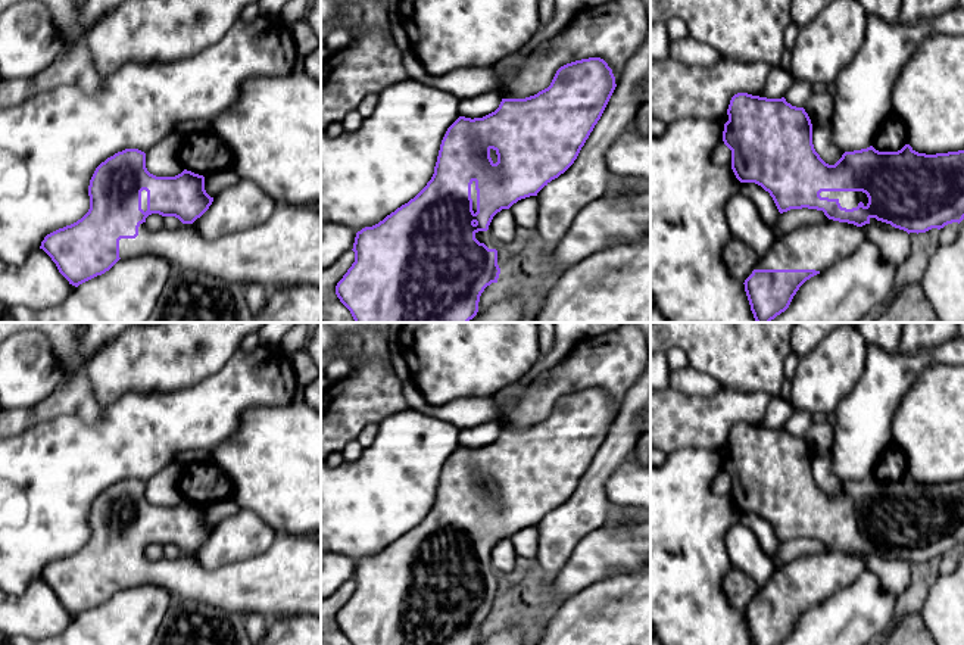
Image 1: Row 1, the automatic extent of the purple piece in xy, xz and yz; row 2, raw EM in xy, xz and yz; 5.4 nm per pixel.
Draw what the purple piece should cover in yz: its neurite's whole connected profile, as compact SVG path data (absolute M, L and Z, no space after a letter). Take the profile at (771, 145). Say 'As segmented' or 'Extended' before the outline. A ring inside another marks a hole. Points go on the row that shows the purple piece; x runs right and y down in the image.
Extended. M748 93L731 97L727 109L723 141L731 150L731 169L740 183L755 183L773 197L780 214L790 209L817 209L829 218L823 222L804 224L774 239L759 256L752 274L745 280L745 292L756 322L770 322L784 312L799 287L811 277L824 272L837 261L851 256L865 240L861 228L870 222L886 222L910 233L926 233L964 219L964 150L926 155L905 144L898 152L879 152L873 146L845 152L834 163L826 163L812 144L812 124L804 108L782 99L767 99Z

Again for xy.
Extended. M125 149L102 162L90 180L88 196L88 212L77 222L47 234L40 246L75 287L104 274L119 259L156 255L165 258L174 269L199 271L240 286L258 283L271 290L290 284L311 284L321 289L321 209L315 205L278 205L265 222L253 228L205 239L191 225L213 202L205 190L205 177L187 169L175 177L156 177L147 171L146 153L138 149ZM152 214L175 216L182 225L177 230L149 230L146 218Z

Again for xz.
Extended. M589 57L561 66L550 85L534 96L525 99L502 99L499 108L483 118L471 119L459 116L447 128L442 140L434 174L427 186L414 199L397 208L383 221L356 233L352 249L355 252L355 262L336 286L337 297L350 311L355 322L468 322L472 320L478 312L481 293L492 283L497 283L500 274L496 250L497 242L492 234L490 225L493 216L502 209L509 209L521 199L537 196L545 186L558 178L574 163L581 147L600 119L615 87L615 77L608 63L600 57Z

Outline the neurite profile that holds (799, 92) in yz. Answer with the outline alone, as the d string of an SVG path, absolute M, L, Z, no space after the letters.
M796 80L784 94L787 103L796 108L805 108L808 99L812 96L812 85L807 81Z

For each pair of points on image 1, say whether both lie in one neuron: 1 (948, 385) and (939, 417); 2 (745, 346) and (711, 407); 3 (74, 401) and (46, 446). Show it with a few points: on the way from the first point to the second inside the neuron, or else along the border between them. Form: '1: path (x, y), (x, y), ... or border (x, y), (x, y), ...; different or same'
1: path (948, 392), (947, 410); same
2: path (745, 362), (745, 376), (727, 393); same
3: border (99, 418), (84, 423), (56, 416), (31, 424); different

